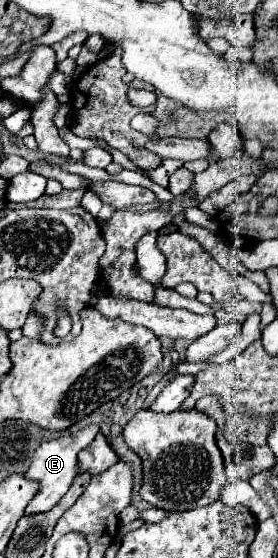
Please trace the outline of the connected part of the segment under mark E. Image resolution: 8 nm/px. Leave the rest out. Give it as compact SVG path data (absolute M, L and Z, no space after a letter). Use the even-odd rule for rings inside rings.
M84 428L82 432L74 434L74 436L60 436L60 438L54 438L54 440L48 440L48 442L42 442L38 446L38 450L34 452L34 458L32 458L32 464L30 468L26 470L26 478L28 480L36 480L38 482L38 492L36 496L30 500L30 504L26 506L26 512L24 516L32 516L32 514L38 514L38 512L48 512L52 510L58 500L68 492L74 476L76 476L76 460L78 460L78 452L82 448L86 448L94 436L98 434L98 428Z

